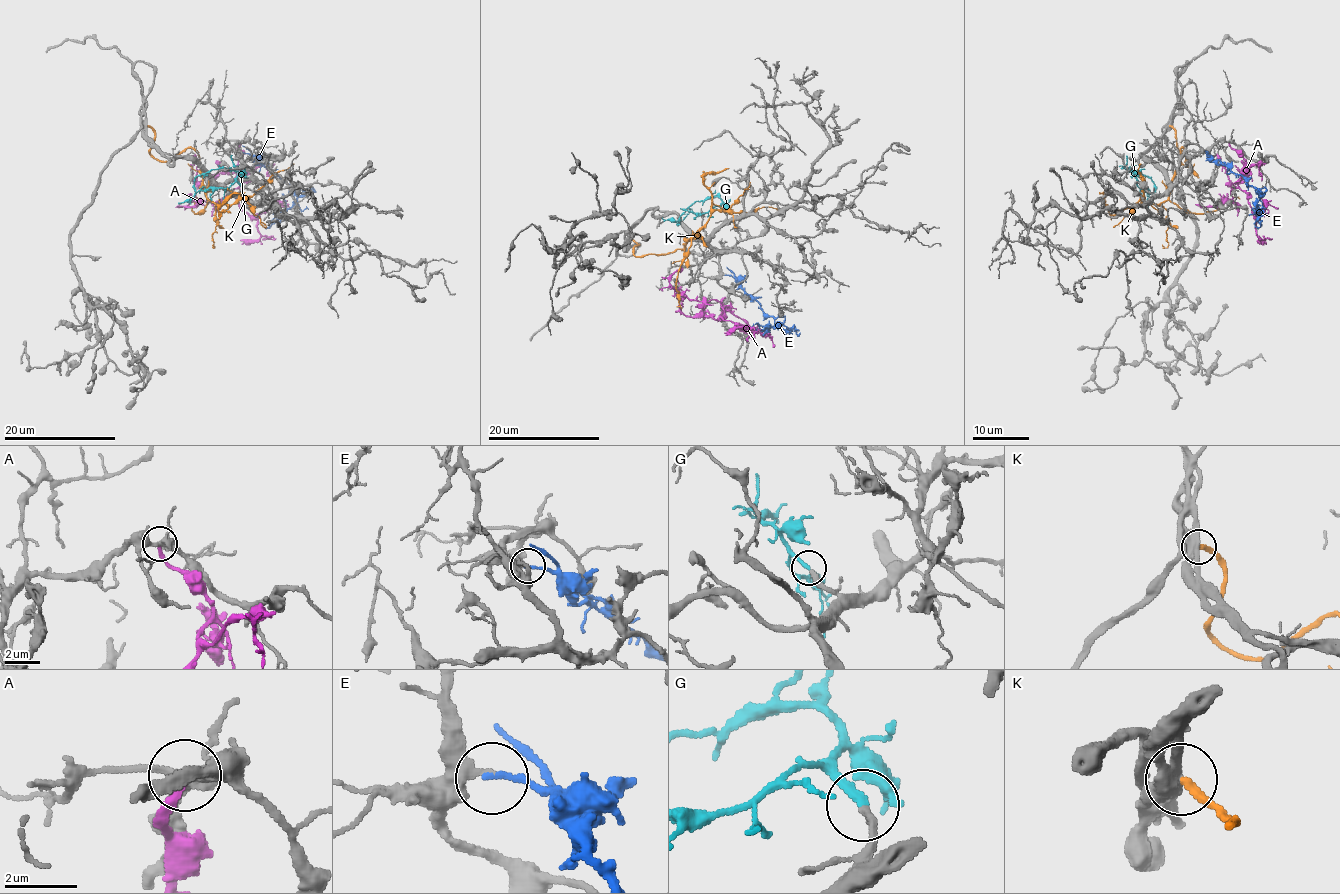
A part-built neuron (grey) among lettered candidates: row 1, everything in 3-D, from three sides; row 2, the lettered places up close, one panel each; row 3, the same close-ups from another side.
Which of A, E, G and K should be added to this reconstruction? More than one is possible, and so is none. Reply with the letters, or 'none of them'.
E, G

